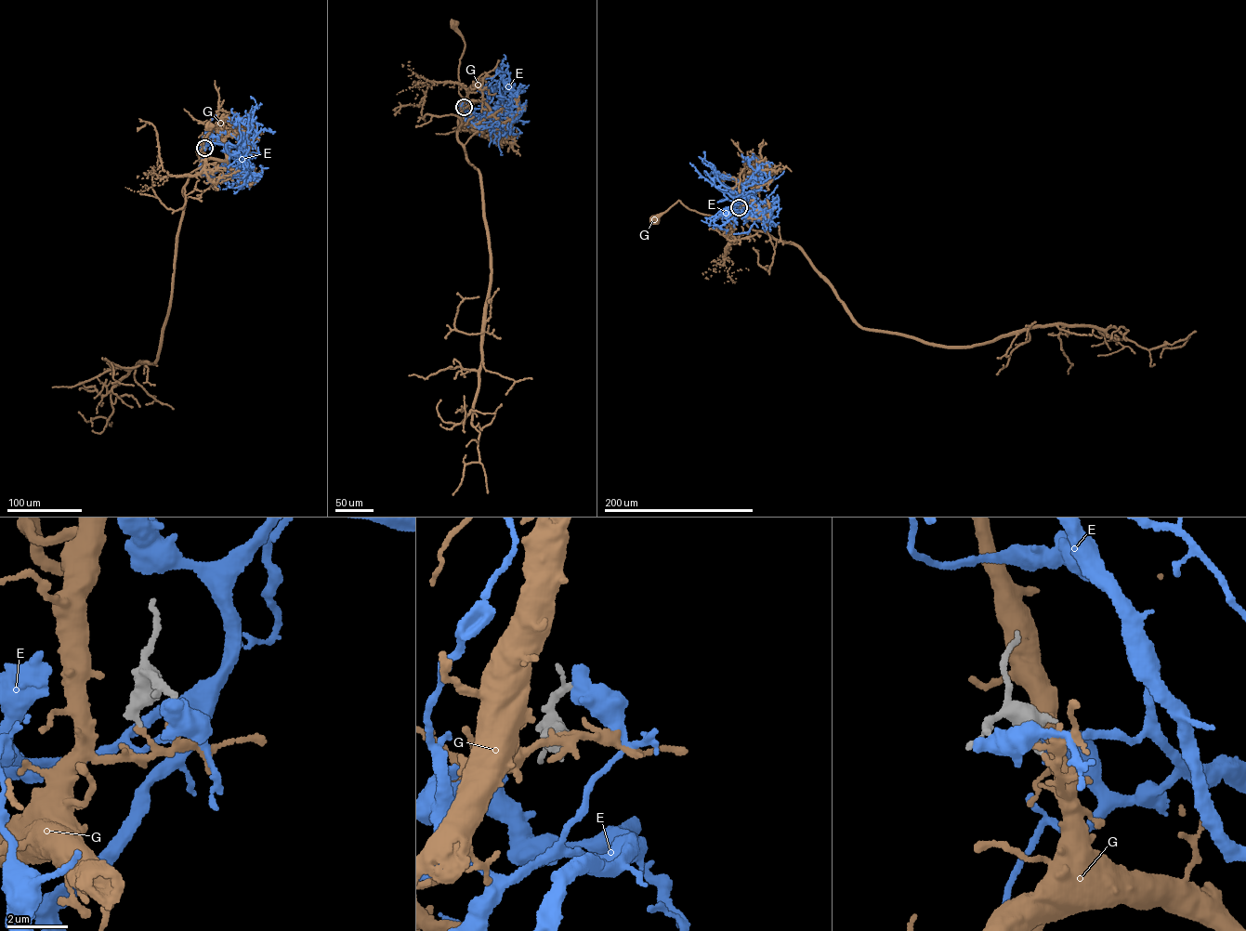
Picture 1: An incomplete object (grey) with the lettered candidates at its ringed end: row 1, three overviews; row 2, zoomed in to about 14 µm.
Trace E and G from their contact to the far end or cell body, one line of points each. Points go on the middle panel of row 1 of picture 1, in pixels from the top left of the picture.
E: (464, 107), (464, 111), (484, 108), (489, 113), (504, 107), (510, 91), (502, 78), (504, 54)
G: (463, 108), (465, 99), (459, 92), (458, 70), (465, 44), (452, 23)

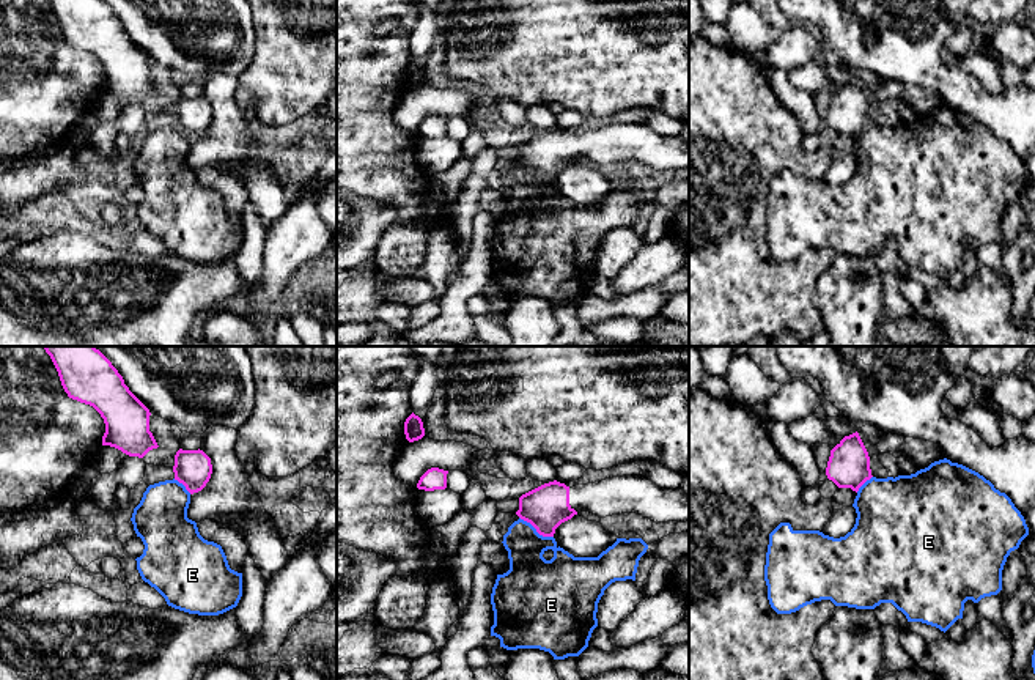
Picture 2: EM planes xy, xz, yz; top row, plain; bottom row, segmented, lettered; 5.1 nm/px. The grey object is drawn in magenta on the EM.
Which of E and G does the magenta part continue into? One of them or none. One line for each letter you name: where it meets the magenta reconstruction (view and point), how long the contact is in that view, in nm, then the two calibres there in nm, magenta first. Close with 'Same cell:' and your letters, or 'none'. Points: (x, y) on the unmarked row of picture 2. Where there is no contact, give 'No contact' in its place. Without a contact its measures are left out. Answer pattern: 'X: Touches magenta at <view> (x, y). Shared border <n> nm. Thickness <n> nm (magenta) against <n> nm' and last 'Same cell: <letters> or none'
Same cell: none

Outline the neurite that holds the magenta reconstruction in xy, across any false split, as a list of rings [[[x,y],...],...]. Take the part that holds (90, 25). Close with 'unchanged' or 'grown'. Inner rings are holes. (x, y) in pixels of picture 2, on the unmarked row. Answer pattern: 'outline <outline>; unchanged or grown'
outline [[[47,0],[69,46],[93,54],[105,71],[102,93],[143,105],[157,90],[149,79],[149,57],[129,38],[123,24],[102,0]]]; unchanged

